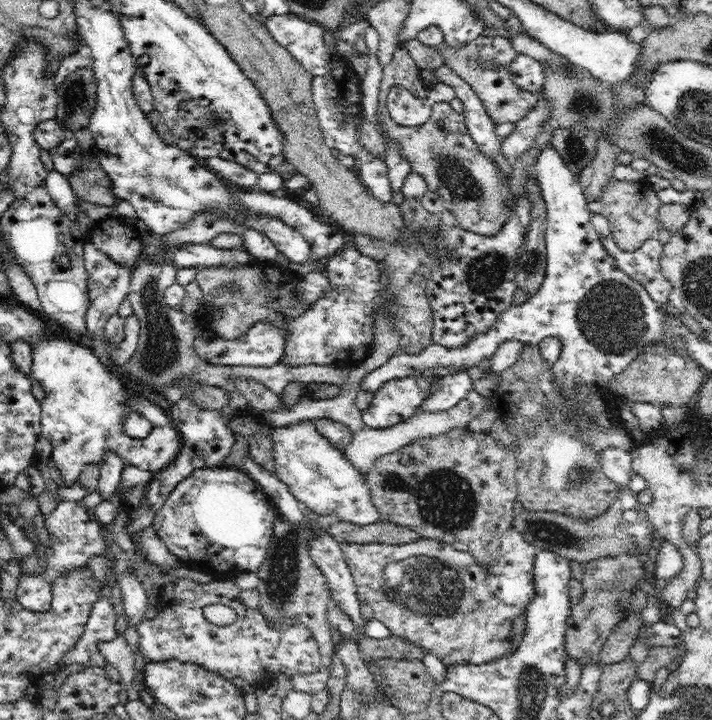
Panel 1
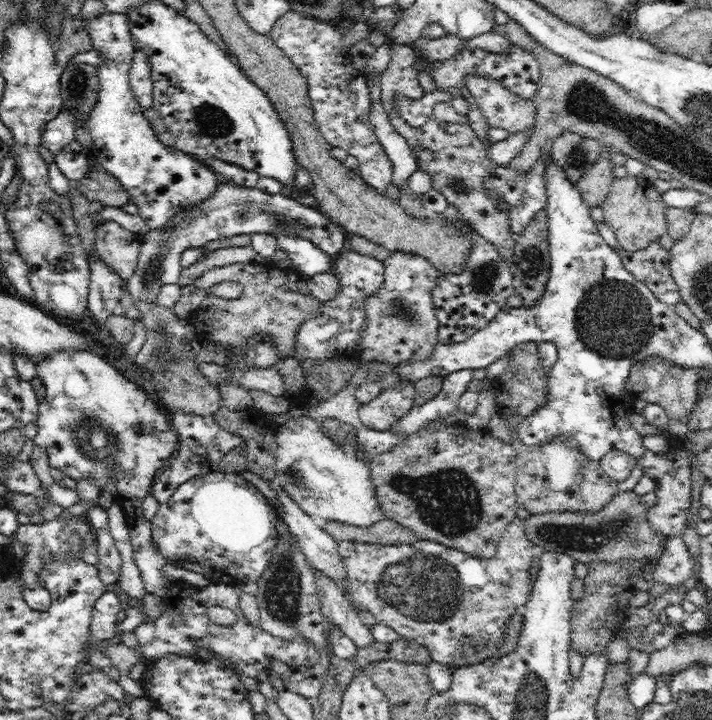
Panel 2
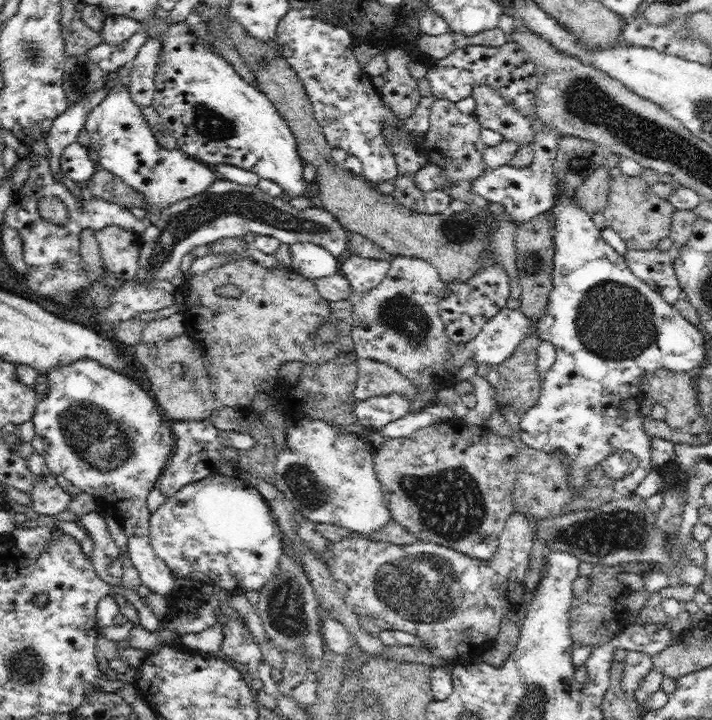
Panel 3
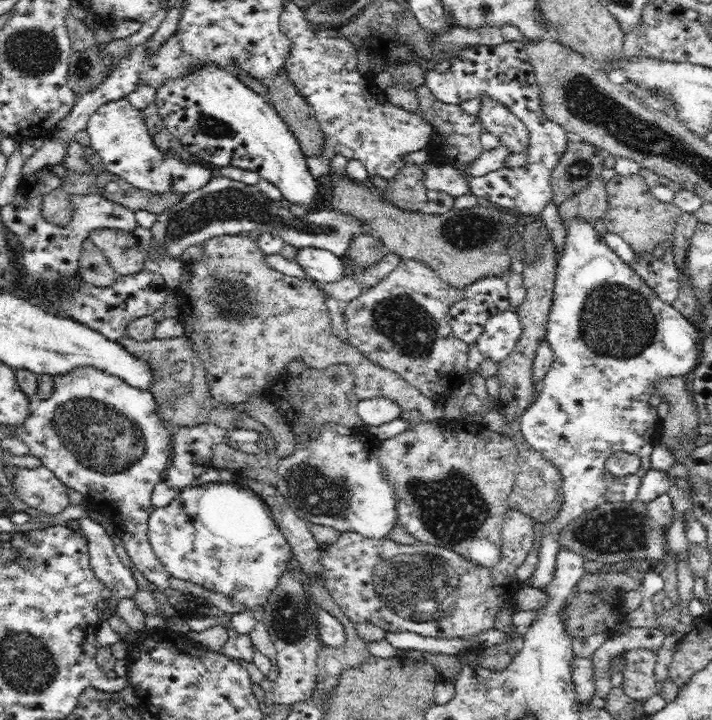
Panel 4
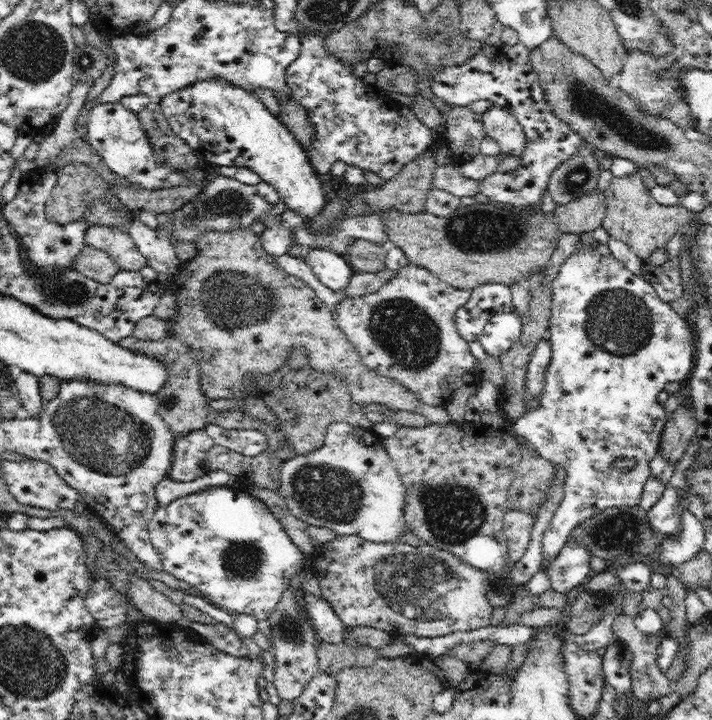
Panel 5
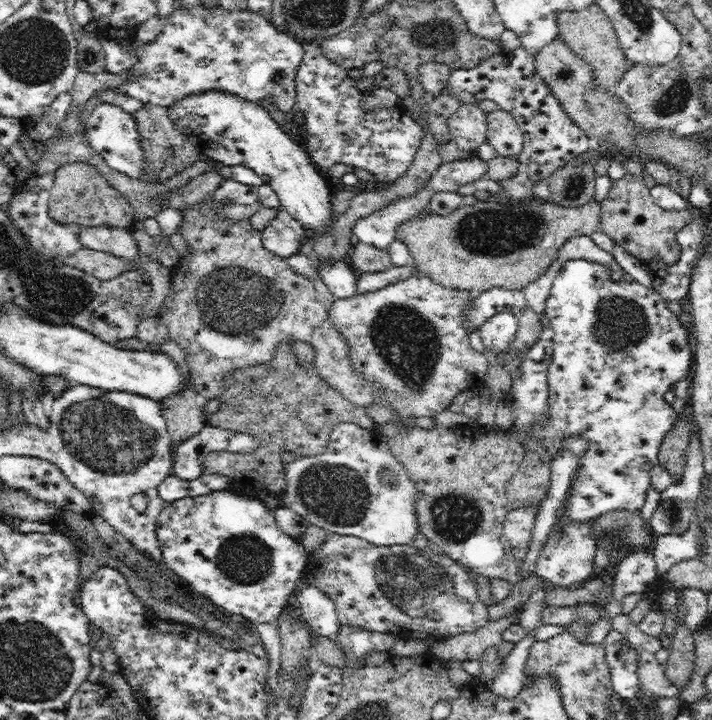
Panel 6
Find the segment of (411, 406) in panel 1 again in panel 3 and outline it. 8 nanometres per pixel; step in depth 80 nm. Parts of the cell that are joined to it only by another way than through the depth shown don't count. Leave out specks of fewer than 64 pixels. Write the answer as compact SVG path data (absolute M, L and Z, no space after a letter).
M395 392L371 396L363 401L357 401L354 412L357 422L363 424L368 430L379 431L393 420L402 418L409 412L410 402L405 396Z

